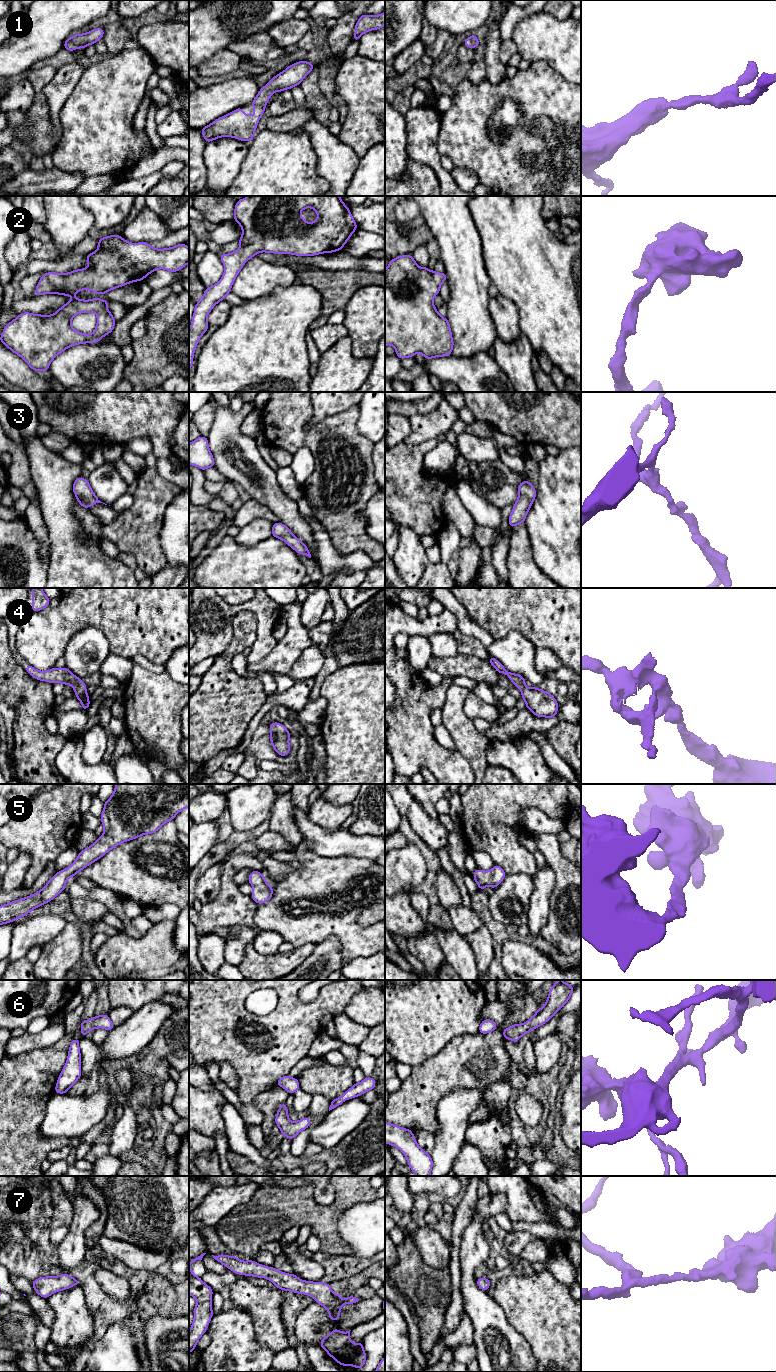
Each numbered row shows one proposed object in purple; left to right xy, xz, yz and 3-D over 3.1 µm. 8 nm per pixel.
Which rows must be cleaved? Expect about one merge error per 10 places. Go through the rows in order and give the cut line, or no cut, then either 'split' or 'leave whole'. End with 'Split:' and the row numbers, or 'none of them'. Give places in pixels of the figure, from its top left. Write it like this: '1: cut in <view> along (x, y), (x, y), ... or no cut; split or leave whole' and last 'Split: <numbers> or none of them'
1: no cut; leave whole
2: no cut; leave whole
3: no cut; leave whole
4: no cut; leave whole
5: no cut; leave whole
6: no cut; leave whole
7: no cut; leave whole
Split: none of them

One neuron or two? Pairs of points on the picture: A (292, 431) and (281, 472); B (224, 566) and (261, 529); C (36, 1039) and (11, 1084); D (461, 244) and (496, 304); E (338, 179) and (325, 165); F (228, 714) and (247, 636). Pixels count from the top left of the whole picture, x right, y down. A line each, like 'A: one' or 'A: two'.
A: two
B: two
C: two
D: two
E: one
F: one

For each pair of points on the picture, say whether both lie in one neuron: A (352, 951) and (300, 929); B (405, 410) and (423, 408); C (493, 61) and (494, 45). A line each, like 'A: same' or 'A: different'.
A: same
B: same
C: same

